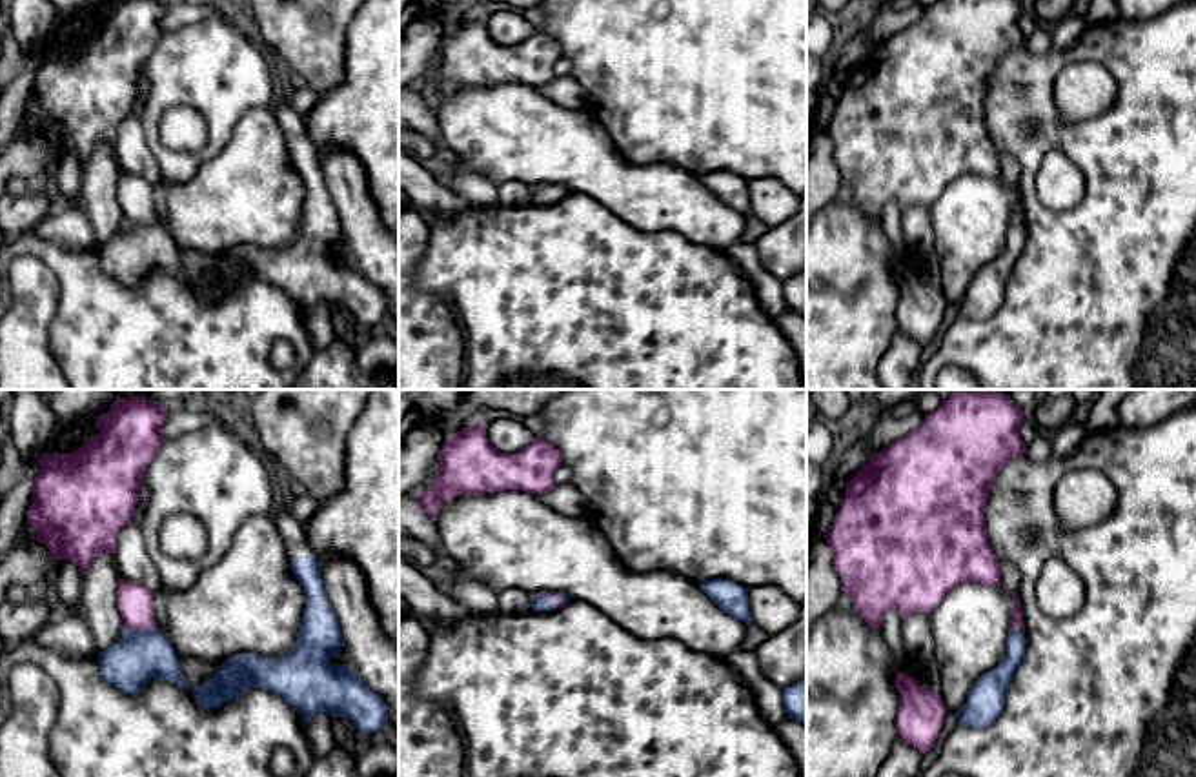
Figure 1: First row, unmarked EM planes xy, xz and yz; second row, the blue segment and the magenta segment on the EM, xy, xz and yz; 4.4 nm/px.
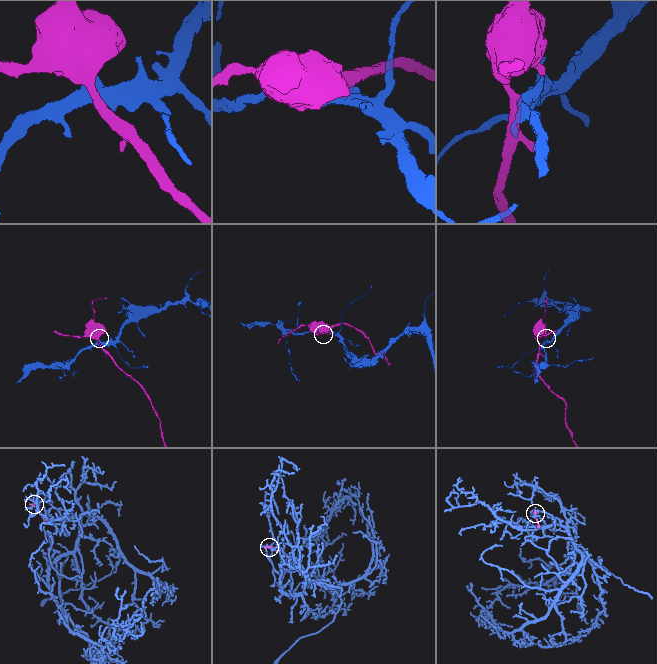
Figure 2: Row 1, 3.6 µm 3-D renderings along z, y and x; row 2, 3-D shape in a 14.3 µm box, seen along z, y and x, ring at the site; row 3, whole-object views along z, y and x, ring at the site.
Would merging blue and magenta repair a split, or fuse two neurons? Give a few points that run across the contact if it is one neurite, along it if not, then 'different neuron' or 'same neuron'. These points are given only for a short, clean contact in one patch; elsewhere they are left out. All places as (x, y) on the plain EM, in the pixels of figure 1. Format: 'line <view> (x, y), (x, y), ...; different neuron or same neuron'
line xy (139, 248), (139, 221), (135, 193); same neuron

